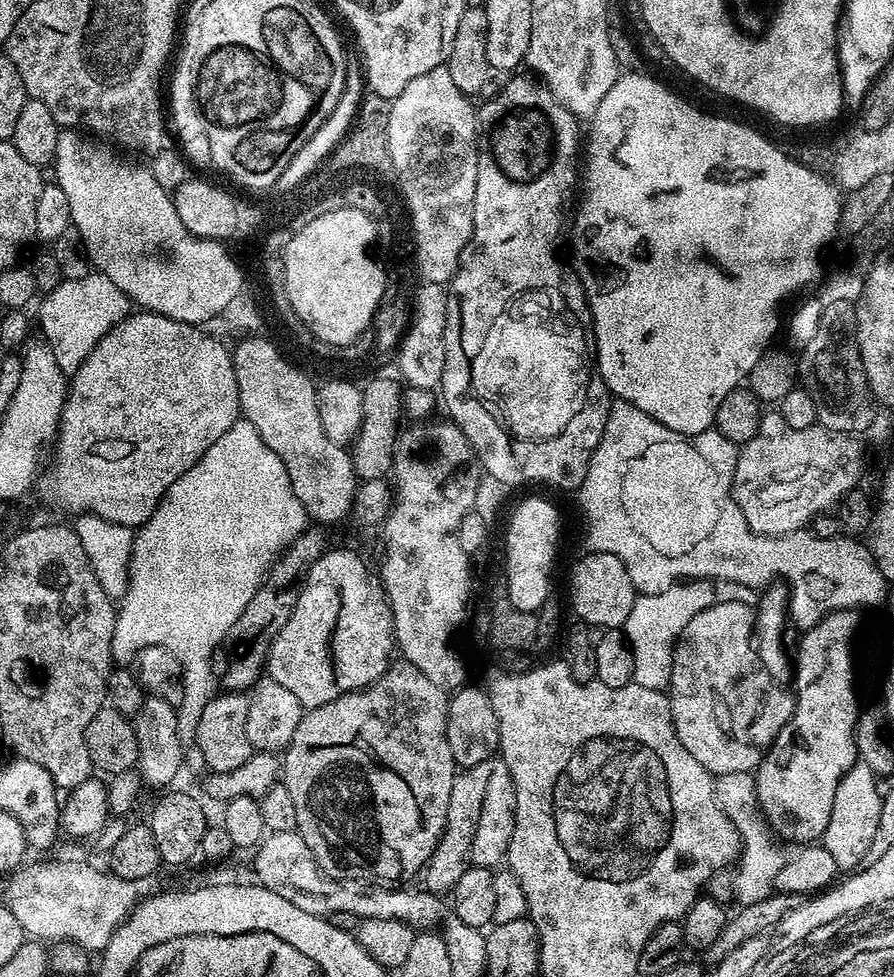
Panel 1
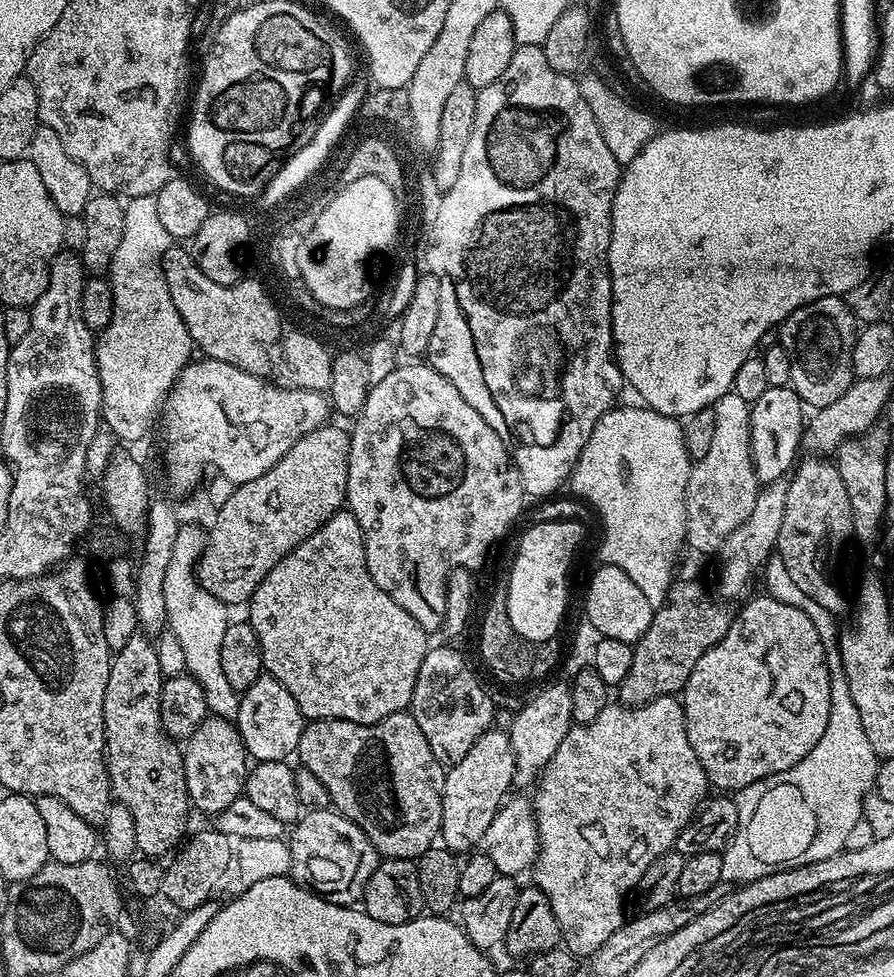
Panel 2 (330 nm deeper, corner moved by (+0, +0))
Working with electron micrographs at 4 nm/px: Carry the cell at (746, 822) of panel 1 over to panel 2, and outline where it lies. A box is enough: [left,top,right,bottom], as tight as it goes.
[724,648,878,882]

